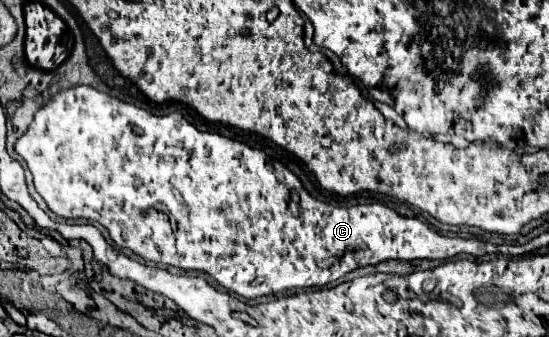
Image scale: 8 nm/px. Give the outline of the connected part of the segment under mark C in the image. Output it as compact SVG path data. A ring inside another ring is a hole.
M74 86L62 92L56 92L54 96L50 96L46 100L46 104L34 114L32 124L28 126L28 130L18 138L16 142L16 152L26 160L32 176L34 176L34 188L36 192L46 200L48 208L62 218L84 218L84 220L94 220L100 222L108 232L110 238L120 246L120 248L128 248L134 254L138 254L144 260L156 262L156 264L166 264L166 266L174 266L174 268L182 268L182 270L202 270L206 274L210 274L218 284L222 284L226 290L244 296L244 298L258 298L258 296L266 296L266 294L274 294L274 292L282 292L288 288L310 288L310 286L326 286L338 278L342 278L344 274L368 266L368 264L380 264L384 260L416 260L416 258L428 258L428 260L448 260L454 258L458 254L474 254L474 256L484 256L484 254L492 254L492 252L500 252L500 254L509 255L511 257L522 256L529 254L530 244L525 243L526 246L494 246L494 244L486 244L480 240L464 240L464 238L446 238L436 234L434 230L430 230L422 220L418 218L406 218L400 216L398 212L394 212L388 206L382 204L364 204L364 206L350 206L350 208L340 208L340 206L332 206L326 202L316 200L314 196L310 196L300 180L296 176L288 174L288 182L282 178L278 180L276 170L272 166L272 162L268 160L268 156L258 150L258 148L250 148L244 142L238 140L230 140L224 138L220 134L212 134L212 132L200 132L196 126L192 126L180 112L172 112L168 116L154 116L130 102L124 102L120 98L114 98L106 92L100 92L92 86ZM290 188L298 188L300 192L300 216L292 216L292 212L288 210L288 194ZM156 204L164 204L166 212L174 216L176 220L176 232L170 228L168 224L168 214L160 212L160 210L152 210L150 206Z

